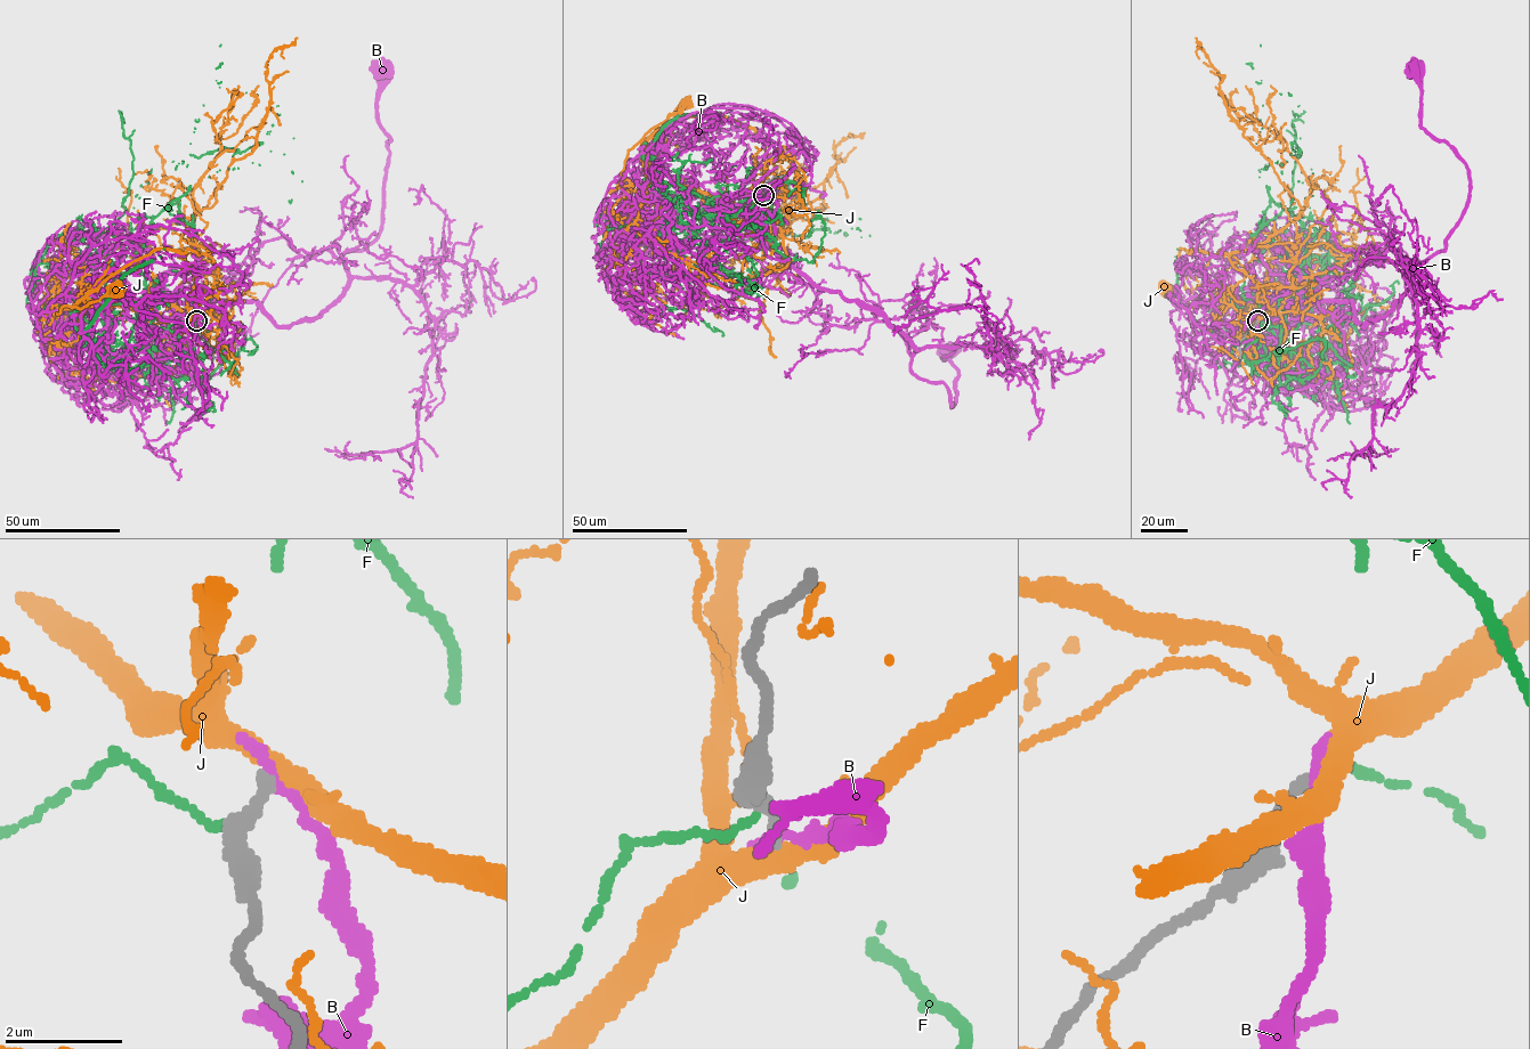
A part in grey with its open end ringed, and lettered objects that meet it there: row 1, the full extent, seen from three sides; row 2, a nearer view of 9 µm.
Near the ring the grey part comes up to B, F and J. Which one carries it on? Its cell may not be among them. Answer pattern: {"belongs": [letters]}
{"belongs": []}

